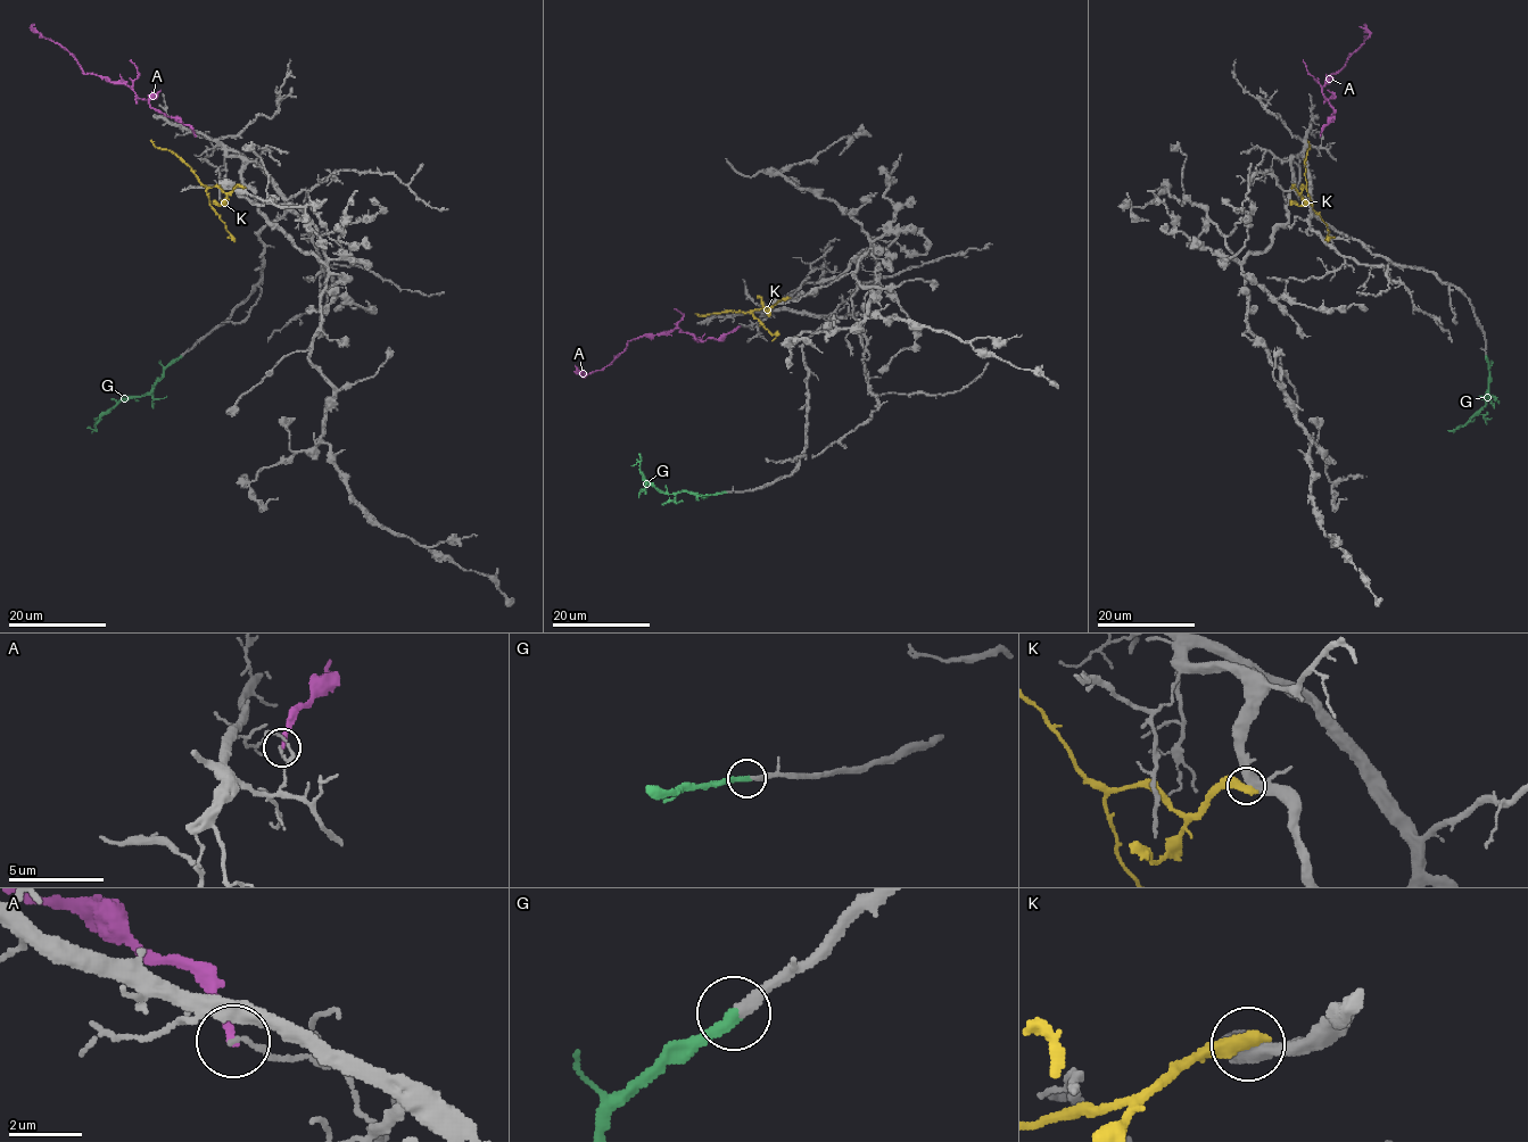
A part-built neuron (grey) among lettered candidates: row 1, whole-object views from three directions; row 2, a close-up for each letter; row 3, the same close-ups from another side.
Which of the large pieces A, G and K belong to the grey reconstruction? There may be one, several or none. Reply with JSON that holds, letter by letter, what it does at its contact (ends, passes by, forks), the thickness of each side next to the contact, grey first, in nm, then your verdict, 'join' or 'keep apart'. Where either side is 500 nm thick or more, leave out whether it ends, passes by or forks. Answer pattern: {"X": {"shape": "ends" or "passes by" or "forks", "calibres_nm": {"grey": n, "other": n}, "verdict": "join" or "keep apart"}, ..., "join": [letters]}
{"A": {"shape": "ends", "calibres_nm": {"grey": 110, "other": 260}, "verdict": "keep apart"}, "G": {"shape": "ends", "calibres_nm": {"grey": 280, "other": 300}, "verdict": "join"}, "K": {"shape": "ends", "calibres_nm": {"grey": 440, "other": 480}, "verdict": "keep apart"}, "join": ["G"]}

